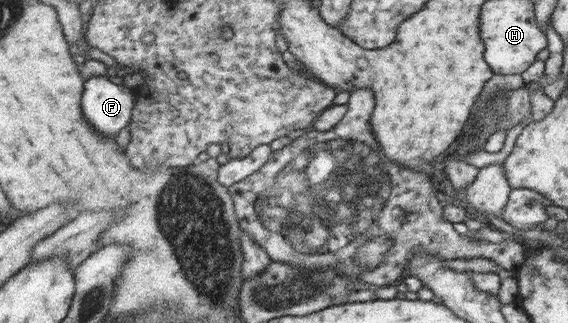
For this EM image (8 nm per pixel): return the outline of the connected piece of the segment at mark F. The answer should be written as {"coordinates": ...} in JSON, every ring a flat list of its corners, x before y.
{"coordinates":[[93,75,84,82,84,116,100,133,114,138,135,115,136,97,136,88]]}

